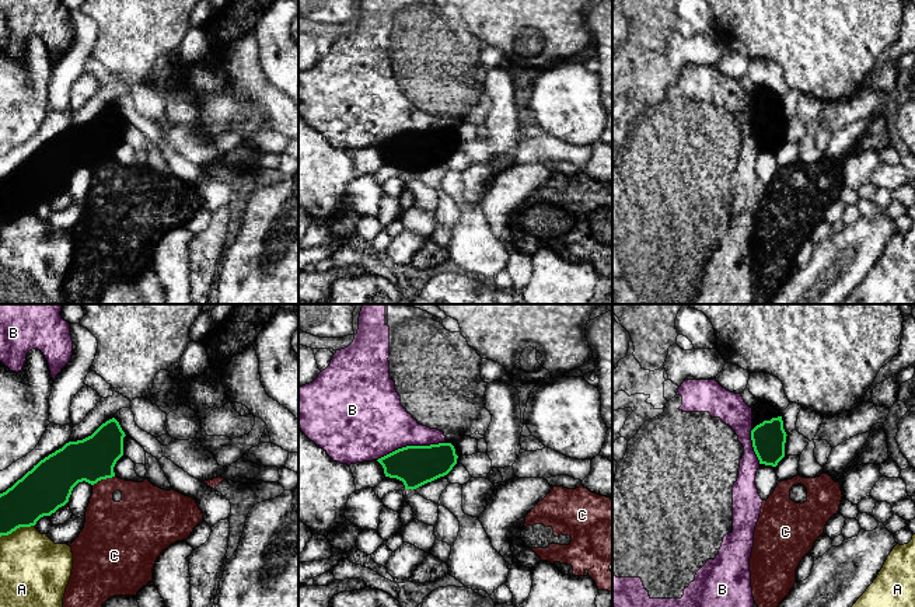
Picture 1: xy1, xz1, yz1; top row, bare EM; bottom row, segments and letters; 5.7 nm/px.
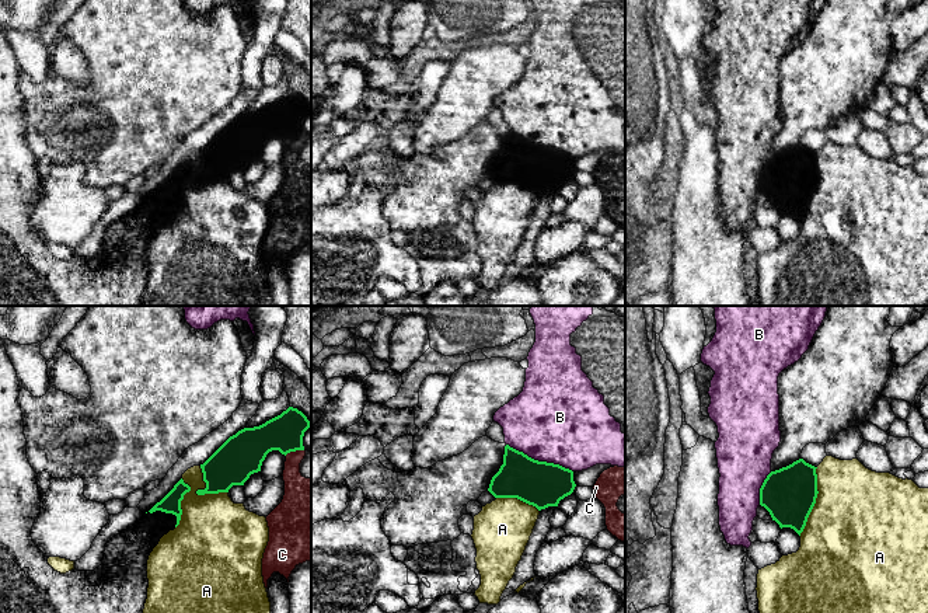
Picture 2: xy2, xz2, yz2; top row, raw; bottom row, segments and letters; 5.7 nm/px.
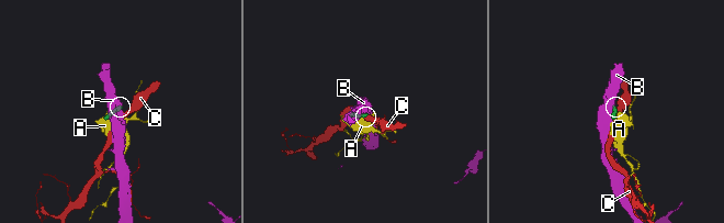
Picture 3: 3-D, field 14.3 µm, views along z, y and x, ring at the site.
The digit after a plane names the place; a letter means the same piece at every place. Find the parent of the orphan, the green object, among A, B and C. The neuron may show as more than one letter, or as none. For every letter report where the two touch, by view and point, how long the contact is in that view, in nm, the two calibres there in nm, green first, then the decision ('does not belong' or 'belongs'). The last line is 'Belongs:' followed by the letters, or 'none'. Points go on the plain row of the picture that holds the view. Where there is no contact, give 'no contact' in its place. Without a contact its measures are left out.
A: yz2 (815, 188) | 420 nm | 300/500 nm | does not belong
B: xz1 (411, 132) | 400 nm | 240/380 nm | does not belong
C: xy1 (102, 164) | 140 nm | 260/260 nm | does not belong
Belongs: none

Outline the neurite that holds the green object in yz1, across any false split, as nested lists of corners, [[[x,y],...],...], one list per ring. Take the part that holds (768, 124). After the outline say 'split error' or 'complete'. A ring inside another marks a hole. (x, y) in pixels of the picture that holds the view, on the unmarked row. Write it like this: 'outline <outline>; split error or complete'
outline [[[768,88],[752,94],[751,126],[759,150],[776,153],[785,143],[786,118],[780,98]]]; split error

